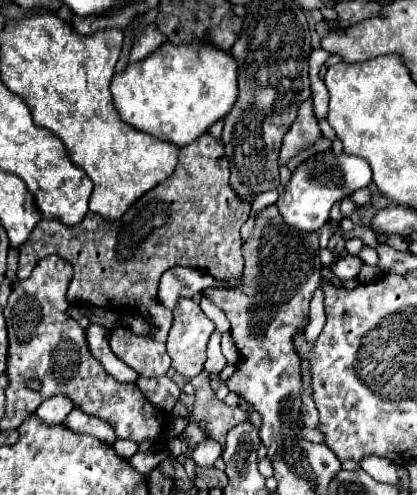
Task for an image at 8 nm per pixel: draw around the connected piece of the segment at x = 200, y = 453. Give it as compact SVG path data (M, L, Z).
M206 438L204 442L196 444L196 448L192 450L192 460L202 466L202 468L208 468L208 466L214 466L216 458L220 458L222 454L222 446L220 442L212 440L212 438Z

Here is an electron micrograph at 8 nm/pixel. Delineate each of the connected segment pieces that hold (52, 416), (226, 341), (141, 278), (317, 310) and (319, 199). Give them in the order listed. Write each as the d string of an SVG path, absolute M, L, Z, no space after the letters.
M56 394L44 400L36 410L36 414L48 424L62 424L72 408L74 408L74 402L66 394Z
M230 332L222 334L222 354L224 354L224 358L226 358L230 364L236 364L238 354L236 354L236 346L234 346L234 342L232 342Z
M210 132L202 134L192 144L184 146L178 154L176 170L170 178L160 182L152 192L142 196L120 220L106 222L94 212L88 212L84 220L76 226L64 226L60 220L40 220L40 224L32 230L28 240L20 246L20 262L18 262L18 278L24 280L30 276L32 266L38 264L38 260L58 254L64 260L68 260L74 266L74 278L68 286L68 298L102 298L100 306L106 306L106 298L116 298L122 302L122 306L134 314L140 314L148 324L150 332L144 336L136 336L126 326L116 326L110 330L110 348L112 352L132 370L138 372L138 376L144 378L156 378L166 376L170 368L170 356L166 354L166 336L172 326L172 310L162 306L158 302L158 282L166 270L172 266L194 266L198 270L208 270L208 274L214 276L214 280L228 280L228 278L240 278L244 260L242 260L242 236L240 228L250 216L252 204L248 200L242 200L230 186L230 164L224 154L222 138L214 138Z
M322 286L316 288L314 296L312 296L312 302L310 302L310 324L306 328L306 340L308 342L314 342L322 328L324 328L324 322L326 322L326 314L324 314L324 292L322 292Z
M332 150L306 158L294 172L290 182L284 186L284 192L278 198L278 208L288 222L302 232L318 232L330 220L330 208L342 198L350 198L356 190L366 188L372 182L372 170L368 162L360 156L346 152L334 154Z

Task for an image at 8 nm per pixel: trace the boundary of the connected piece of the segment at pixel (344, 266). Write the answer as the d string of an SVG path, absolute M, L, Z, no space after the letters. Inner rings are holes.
M344 256L344 258L340 258L334 266L332 266L332 272L334 272L334 276L338 278L338 280L348 280L348 278L356 278L358 276L358 272L360 272L360 268L362 268L362 260L358 258L358 256Z

